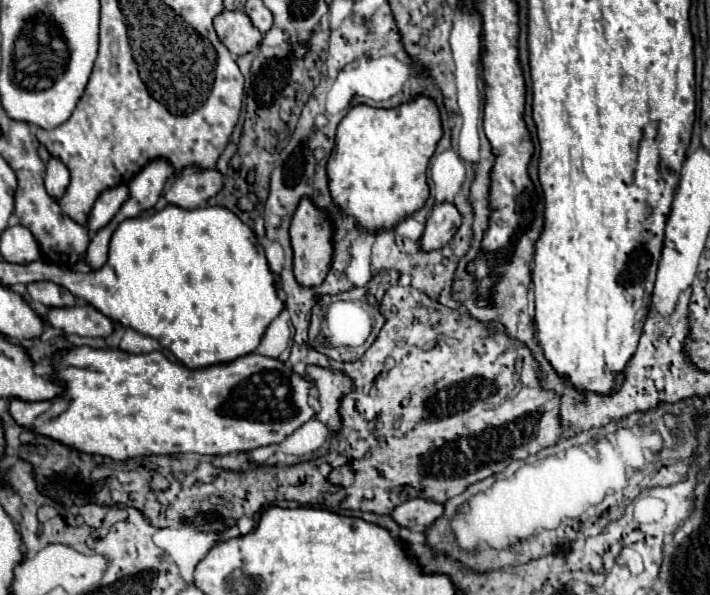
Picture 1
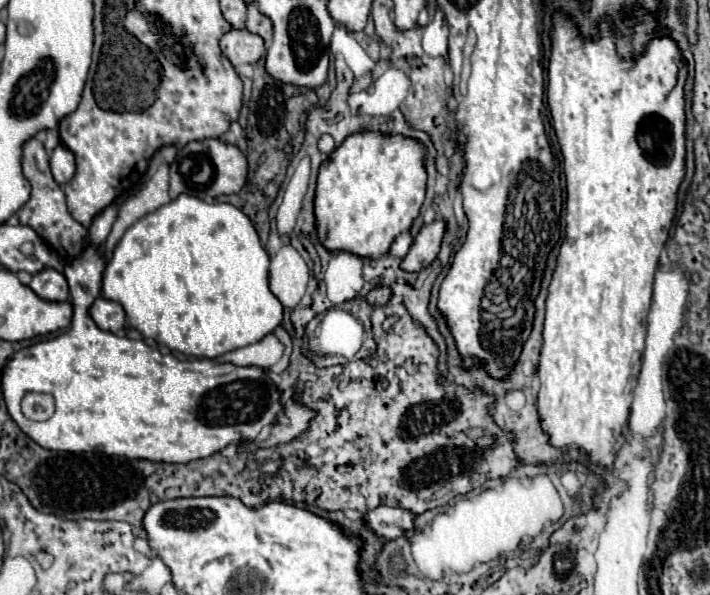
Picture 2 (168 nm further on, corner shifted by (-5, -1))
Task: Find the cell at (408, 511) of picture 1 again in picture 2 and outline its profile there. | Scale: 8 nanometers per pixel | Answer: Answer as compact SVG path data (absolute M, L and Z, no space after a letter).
M378 506L374 512L366 516L368 526L384 540L396 540L404 532L414 530L414 514L406 508L392 508L392 506Z

